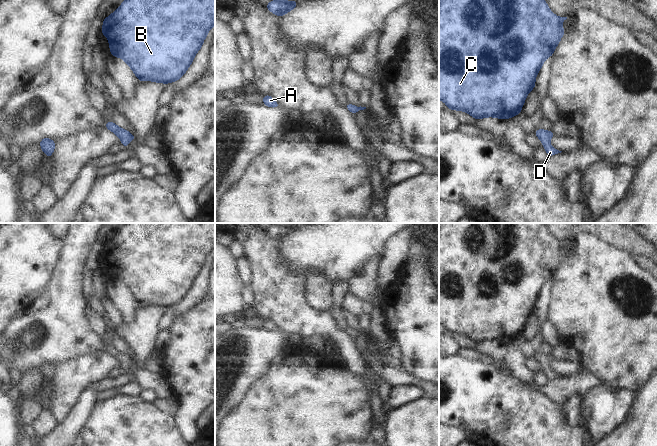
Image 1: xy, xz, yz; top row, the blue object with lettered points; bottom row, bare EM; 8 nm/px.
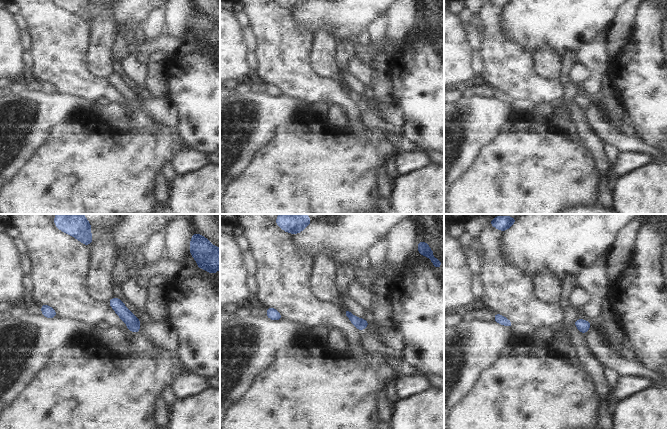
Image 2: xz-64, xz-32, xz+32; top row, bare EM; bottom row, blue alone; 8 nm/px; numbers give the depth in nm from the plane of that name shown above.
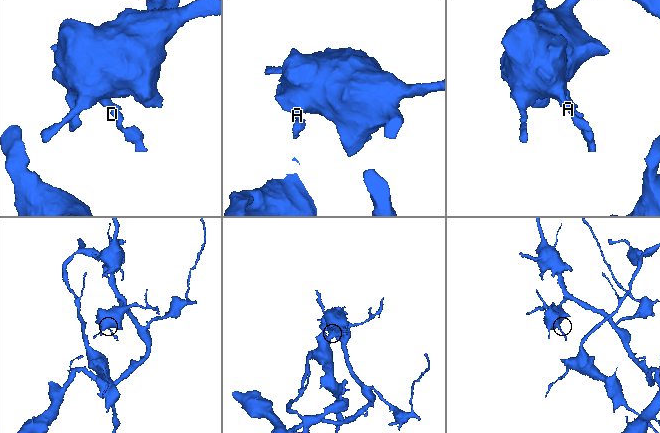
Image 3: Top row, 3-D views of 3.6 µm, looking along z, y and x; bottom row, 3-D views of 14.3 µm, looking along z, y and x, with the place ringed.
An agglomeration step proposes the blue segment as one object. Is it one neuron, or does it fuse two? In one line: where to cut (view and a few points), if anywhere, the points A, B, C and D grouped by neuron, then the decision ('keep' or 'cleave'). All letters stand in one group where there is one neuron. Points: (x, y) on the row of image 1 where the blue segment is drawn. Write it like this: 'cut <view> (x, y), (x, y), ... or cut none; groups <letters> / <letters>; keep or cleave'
cut none; groups A B C D; keep

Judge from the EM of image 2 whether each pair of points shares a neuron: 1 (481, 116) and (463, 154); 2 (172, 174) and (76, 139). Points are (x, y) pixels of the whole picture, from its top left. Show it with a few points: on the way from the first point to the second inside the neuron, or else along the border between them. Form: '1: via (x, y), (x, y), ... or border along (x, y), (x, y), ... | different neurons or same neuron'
1: via (472, 125), (467, 130), (467, 140), (463, 145) | same neuron
2: border along (173, 162), (169, 162), (162, 171) | different neurons

